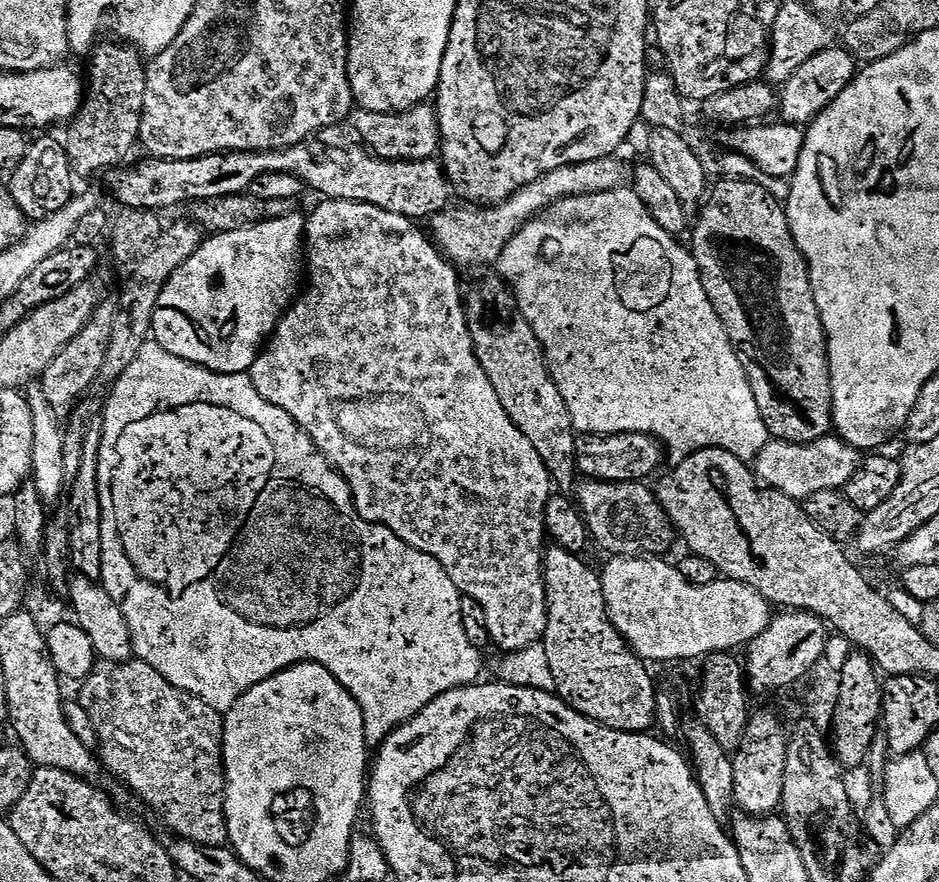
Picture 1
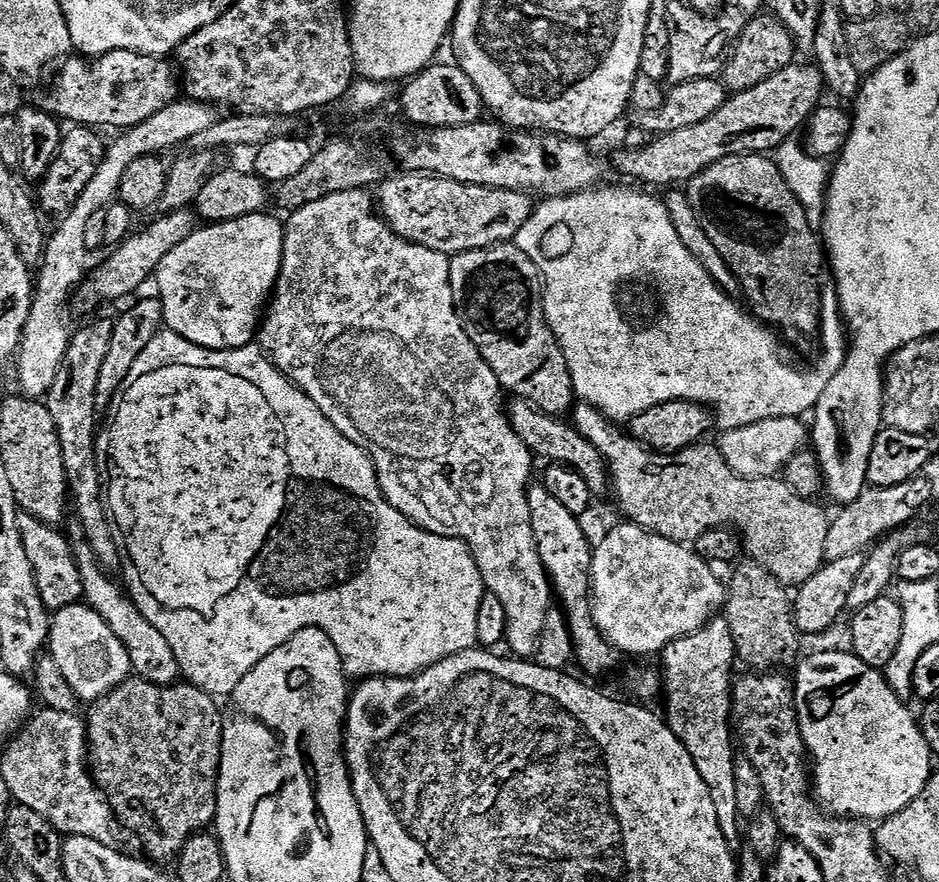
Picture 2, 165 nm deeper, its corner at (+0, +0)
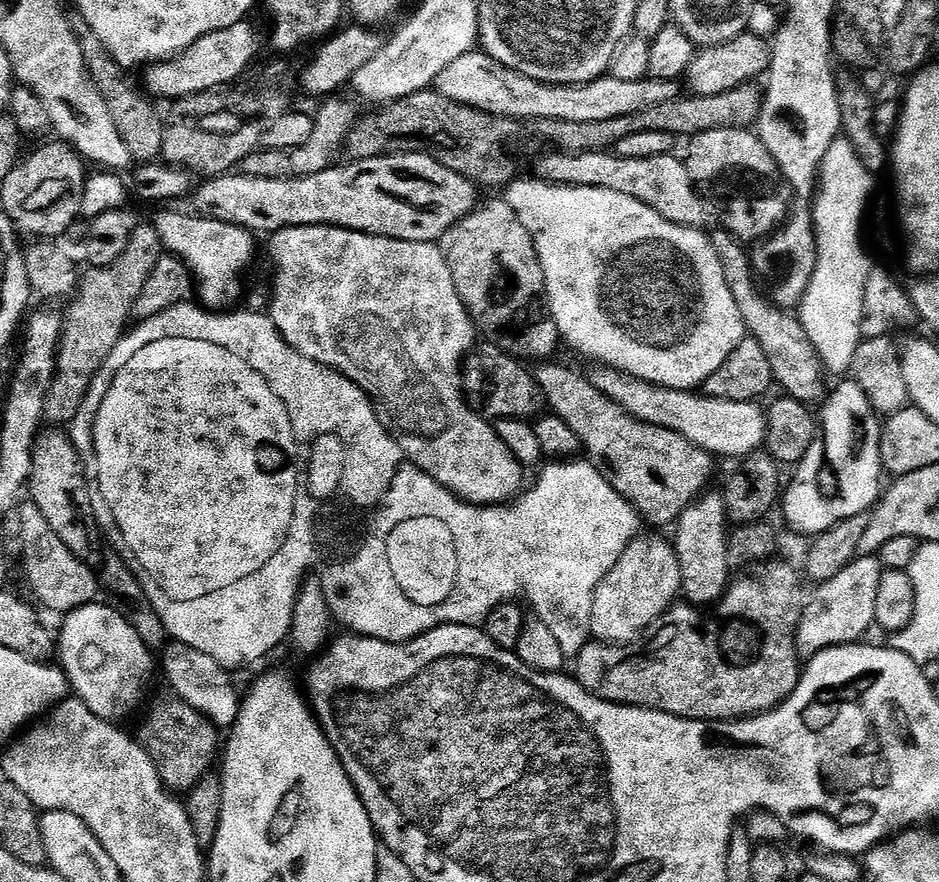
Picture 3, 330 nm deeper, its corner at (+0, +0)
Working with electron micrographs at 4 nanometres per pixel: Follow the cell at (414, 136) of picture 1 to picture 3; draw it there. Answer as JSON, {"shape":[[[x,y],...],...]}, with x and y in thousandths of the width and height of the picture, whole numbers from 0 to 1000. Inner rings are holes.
{"shape":[[[504,57],[479,70],[479,75],[466,84],[462,100],[486,118],[495,118],[541,136],[645,138],[719,113],[725,108],[724,98],[719,91],[693,88],[675,93],[658,92],[649,84],[638,86],[627,95],[579,95],[576,91],[565,91],[535,75],[513,57]]]}

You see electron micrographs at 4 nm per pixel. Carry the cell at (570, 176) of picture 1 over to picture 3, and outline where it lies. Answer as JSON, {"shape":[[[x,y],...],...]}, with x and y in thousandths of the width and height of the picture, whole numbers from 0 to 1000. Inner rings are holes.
{"shape":[[[425,172],[419,177],[371,181],[365,185],[359,185],[339,197],[314,202],[275,202],[259,197],[228,200],[218,203],[217,210],[214,213],[212,210],[203,219],[202,228],[209,235],[206,236],[208,244],[217,245],[220,249],[252,254],[269,265],[289,265],[301,259],[346,254],[353,259],[367,259],[395,268],[455,277],[464,277],[475,265],[475,261],[479,261],[479,256],[496,247],[509,235],[508,210],[448,172]]]}

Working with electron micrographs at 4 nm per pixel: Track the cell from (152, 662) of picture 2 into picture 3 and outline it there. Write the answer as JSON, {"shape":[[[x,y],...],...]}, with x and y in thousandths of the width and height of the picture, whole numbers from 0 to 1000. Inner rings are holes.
{"shape":[[[180,729],[174,736],[175,743],[175,766],[179,770],[182,783],[194,796],[207,800],[219,815],[226,817],[231,827],[243,828],[250,821],[256,800],[258,797],[258,785],[251,781],[251,776],[247,772],[248,763],[242,757],[237,757],[228,746],[223,746],[220,741],[215,741],[215,737],[207,737],[197,730]]]}

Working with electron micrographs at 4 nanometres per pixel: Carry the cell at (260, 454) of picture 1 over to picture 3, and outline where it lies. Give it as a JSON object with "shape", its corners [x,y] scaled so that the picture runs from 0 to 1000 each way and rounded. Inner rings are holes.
{"shape":[[[193,342],[184,346],[183,349],[173,351],[173,356],[161,358],[159,363],[148,364],[144,370],[146,371],[145,381],[149,384],[149,391],[142,397],[141,405],[132,414],[126,410],[121,413],[116,412],[114,416],[109,416],[104,420],[104,424],[98,434],[98,441],[92,447],[92,451],[87,456],[87,465],[83,465],[81,475],[75,482],[75,498],[81,506],[81,512],[85,516],[89,542],[94,546],[95,556],[98,557],[100,568],[98,580],[102,584],[102,593],[109,600],[110,607],[112,603],[115,607],[116,615],[124,620],[120,622],[129,624],[132,633],[137,636],[137,644],[149,656],[151,669],[155,669],[159,672],[163,671],[171,681],[174,681],[173,679],[176,680],[177,684],[174,685],[173,683],[170,687],[170,700],[177,710],[180,722],[186,729],[197,730],[207,737],[215,737],[215,741],[220,741],[223,746],[228,746],[228,751],[232,751],[237,757],[244,760],[252,760],[251,757],[260,757],[263,753],[275,752],[280,744],[288,743],[301,726],[306,727],[308,724],[311,714],[311,697],[313,696],[313,687],[317,678],[318,667],[329,650],[331,650],[328,647],[331,644],[338,644],[341,647],[339,650],[339,656],[345,670],[347,683],[354,693],[355,704],[361,711],[362,707],[366,711],[363,713],[381,721],[403,723],[407,728],[431,730],[435,726],[440,726],[449,719],[454,719],[458,714],[462,714],[468,707],[501,707],[511,710],[519,704],[521,696],[531,685],[540,685],[554,678],[550,676],[558,675],[562,679],[563,686],[561,685],[561,688],[563,690],[567,688],[571,693],[568,694],[570,702],[581,705],[581,710],[586,710],[586,719],[590,719],[590,723],[594,723],[594,732],[599,732],[599,741],[602,746],[611,746],[627,730],[632,724],[630,688],[633,687],[635,667],[641,660],[641,655],[645,655],[645,651],[650,651],[650,646],[654,646],[654,642],[662,633],[662,628],[671,613],[678,611],[684,603],[684,600],[682,600],[684,598],[684,591],[682,584],[677,582],[677,577],[673,575],[671,569],[667,569],[667,565],[662,565],[662,560],[658,560],[658,556],[654,556],[654,551],[650,551],[650,546],[645,546],[645,542],[641,542],[641,537],[633,527],[622,519],[605,519],[600,524],[584,524],[584,527],[580,525],[574,532],[574,535],[576,535],[575,541],[571,544],[571,550],[567,554],[563,552],[561,557],[551,562],[540,574],[508,574],[497,571],[490,563],[485,562],[479,554],[471,552],[465,544],[458,542],[458,537],[454,537],[449,532],[442,531],[436,526],[428,527],[430,522],[429,514],[426,511],[424,501],[413,491],[412,483],[406,478],[405,471],[400,468],[400,461],[396,459],[396,452],[380,435],[373,433],[373,429],[365,426],[363,422],[357,422],[355,417],[348,417],[339,410],[334,410],[330,406],[326,406],[326,401],[317,401],[317,397],[313,397],[298,382],[298,376],[292,370],[289,358],[282,356],[280,353],[277,353],[278,355],[251,354],[256,351],[237,354],[234,351],[223,351],[216,347],[210,347],[208,344],[206,345],[204,342]]]}

